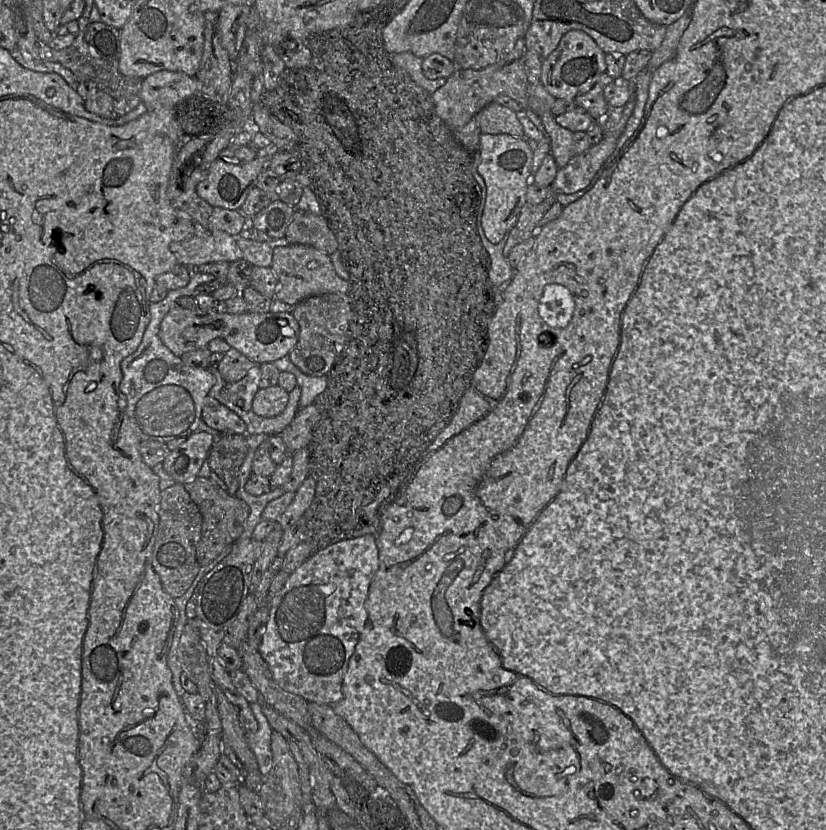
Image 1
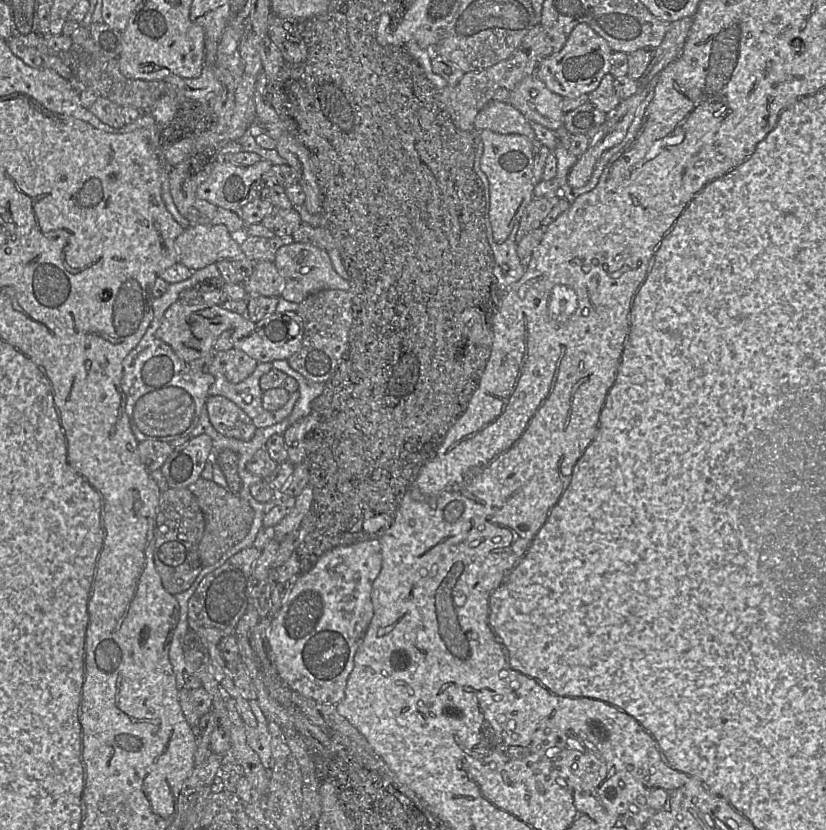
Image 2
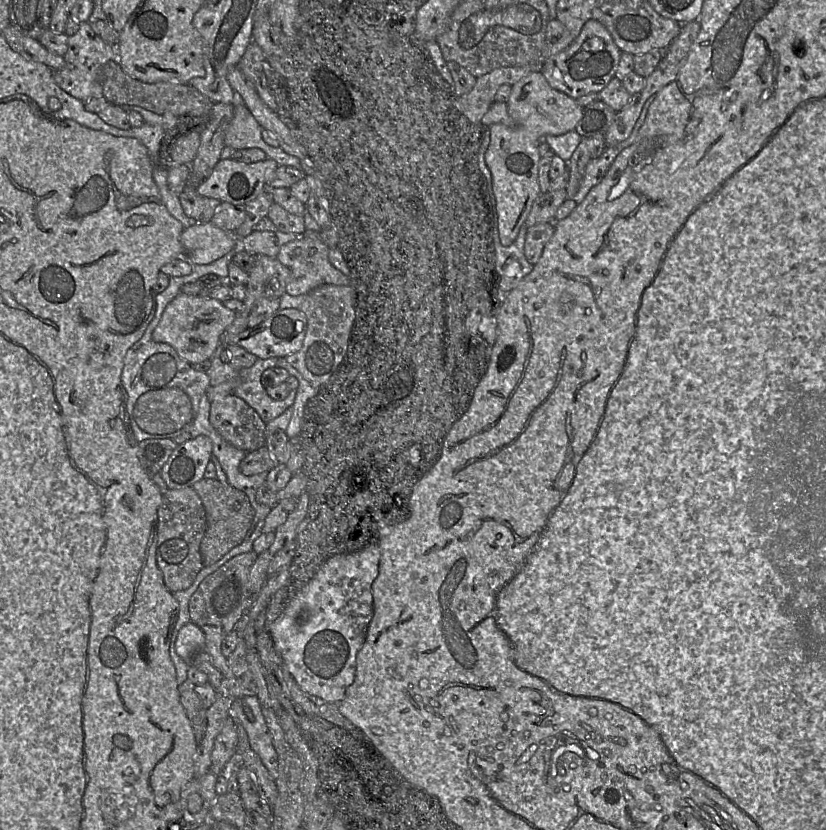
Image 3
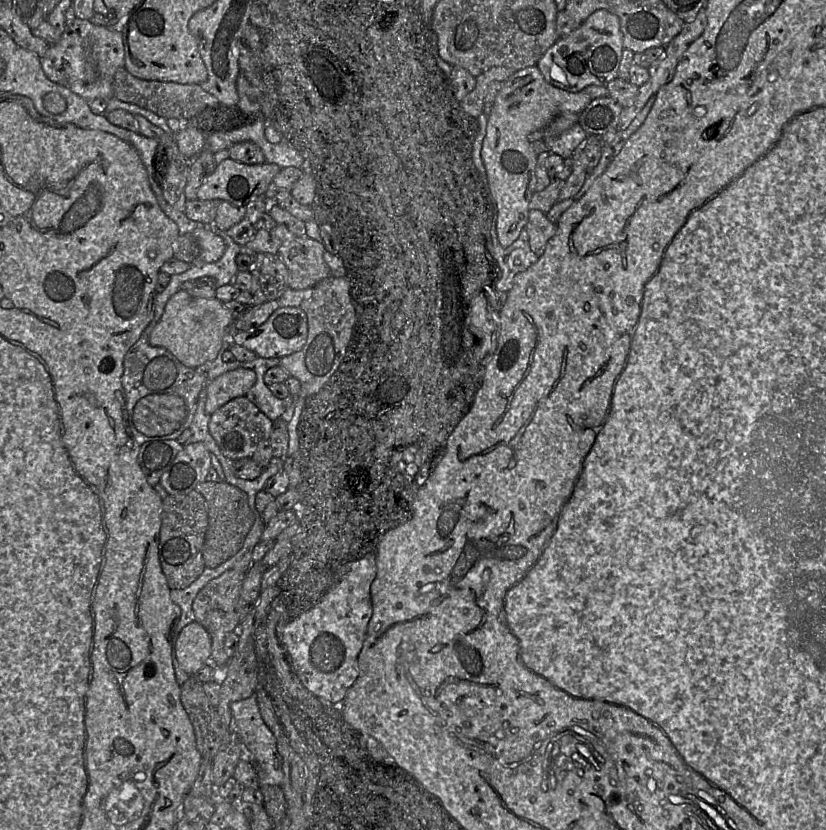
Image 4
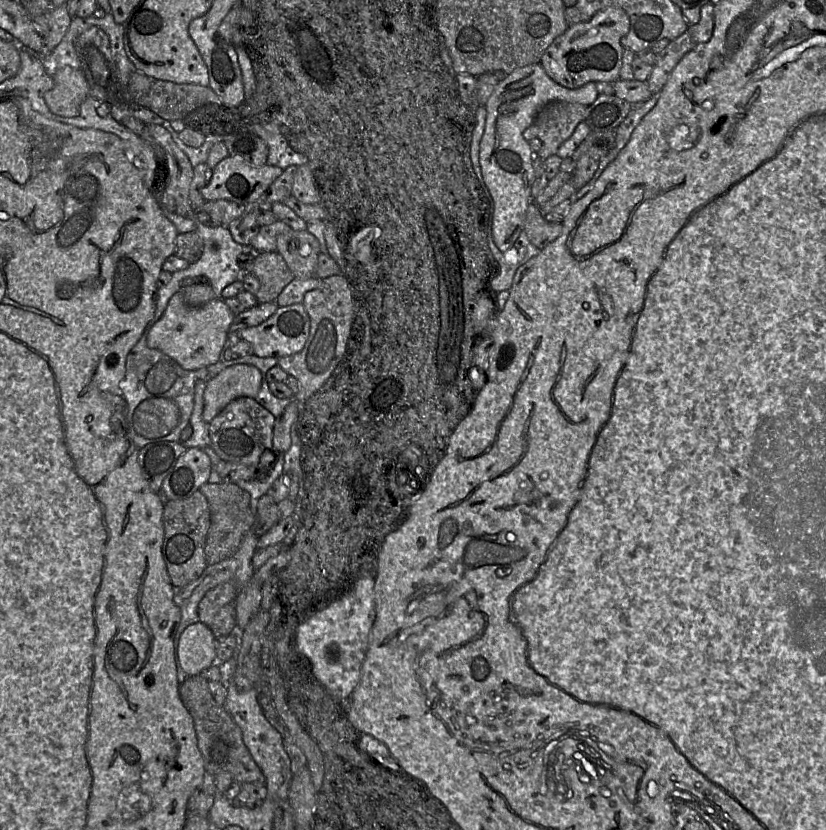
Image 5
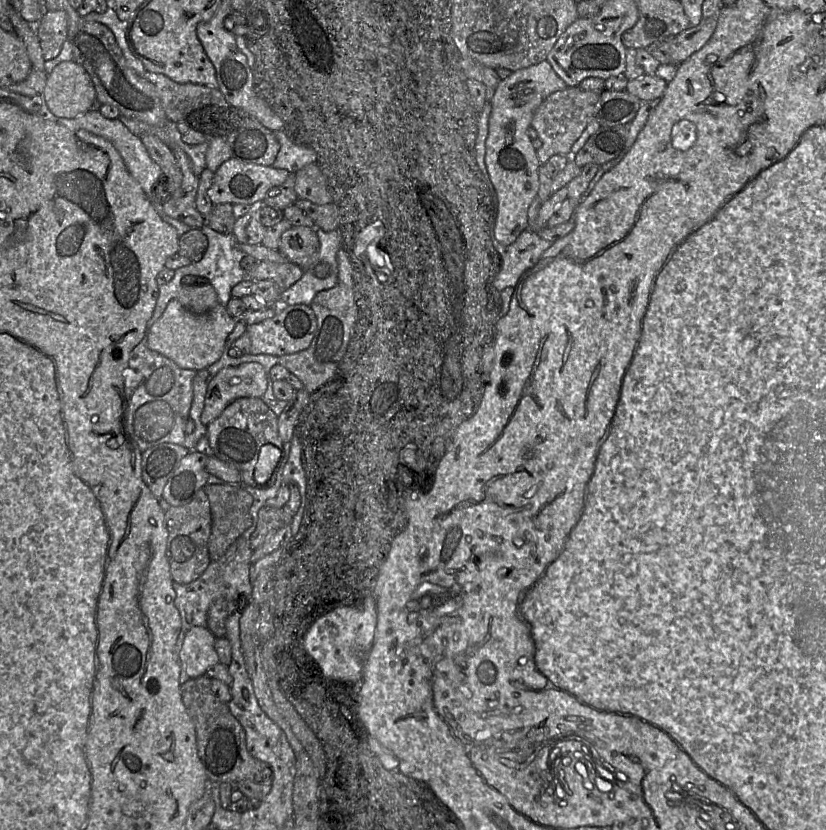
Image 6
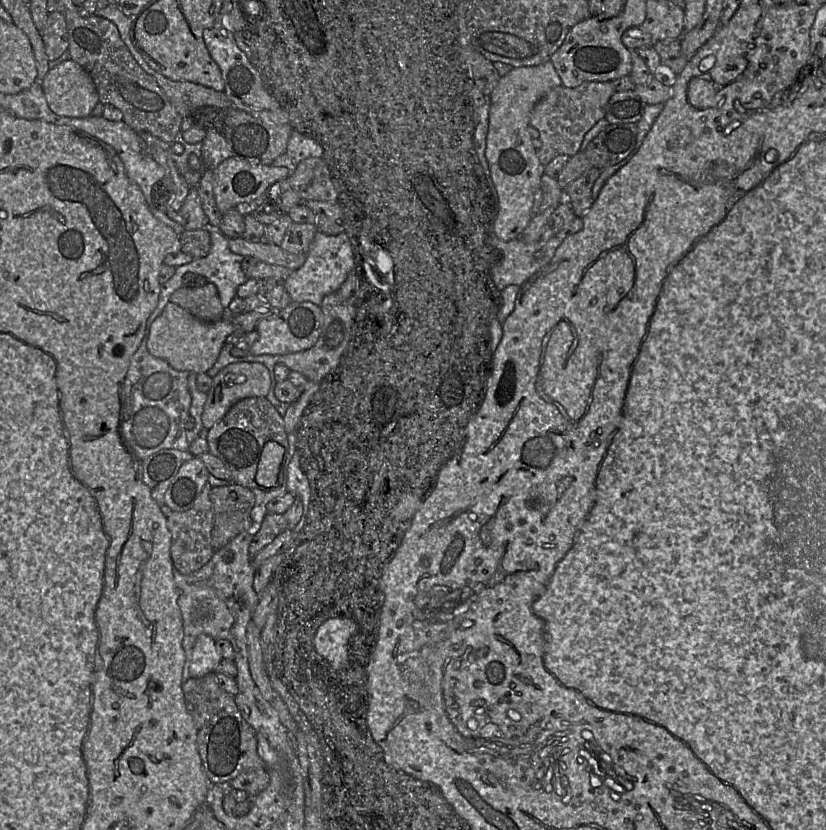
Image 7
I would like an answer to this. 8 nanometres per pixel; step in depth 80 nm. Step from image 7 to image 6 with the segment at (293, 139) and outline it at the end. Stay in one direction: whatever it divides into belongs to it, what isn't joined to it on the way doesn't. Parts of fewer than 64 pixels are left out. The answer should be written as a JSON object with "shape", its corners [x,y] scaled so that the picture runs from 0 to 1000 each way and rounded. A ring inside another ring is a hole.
{"shape":[[[344,157],[332,158],[339,173],[339,180],[329,201],[345,204],[357,210],[368,200],[383,196],[384,184],[373,176],[360,175],[354,171]]]}

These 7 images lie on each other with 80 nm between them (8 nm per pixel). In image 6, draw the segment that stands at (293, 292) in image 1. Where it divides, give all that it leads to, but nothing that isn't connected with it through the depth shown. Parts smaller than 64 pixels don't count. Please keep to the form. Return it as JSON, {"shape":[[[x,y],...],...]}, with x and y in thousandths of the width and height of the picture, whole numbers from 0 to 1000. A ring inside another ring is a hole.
{"shape":[[[354,272],[339,288],[337,301],[346,312],[368,325],[378,325],[384,316],[386,289],[381,273]]]}

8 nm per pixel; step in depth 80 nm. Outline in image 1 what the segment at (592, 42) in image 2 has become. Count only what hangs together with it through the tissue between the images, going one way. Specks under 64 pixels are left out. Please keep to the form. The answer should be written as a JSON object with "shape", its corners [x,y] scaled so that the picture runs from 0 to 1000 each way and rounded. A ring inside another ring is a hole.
{"shape":[[[691,36],[674,58],[660,71],[655,82],[655,101],[673,119],[694,120],[711,112],[734,87],[732,64],[711,40]]]}

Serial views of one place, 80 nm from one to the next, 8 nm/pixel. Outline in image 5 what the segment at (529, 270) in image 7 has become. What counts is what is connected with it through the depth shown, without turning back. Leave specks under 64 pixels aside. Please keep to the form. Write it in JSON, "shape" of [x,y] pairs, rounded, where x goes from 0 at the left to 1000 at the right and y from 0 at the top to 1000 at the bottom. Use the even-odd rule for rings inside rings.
{"shape":[[[634,277],[614,302],[607,302],[602,298],[597,283],[593,284],[592,296],[604,317],[604,330],[593,340],[597,354],[617,351],[626,325],[655,304],[642,292]]]}

